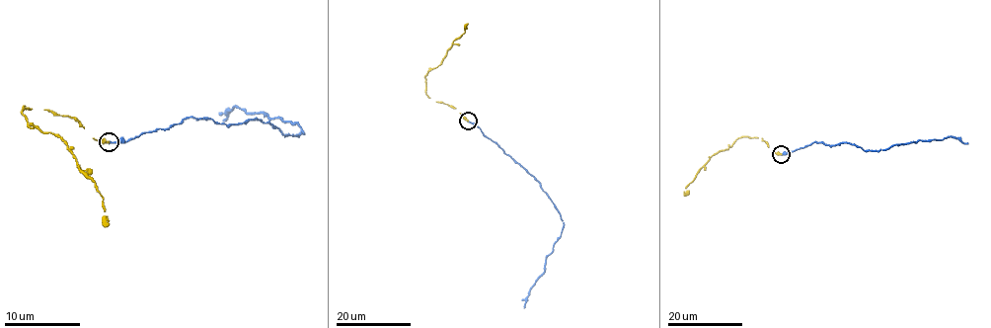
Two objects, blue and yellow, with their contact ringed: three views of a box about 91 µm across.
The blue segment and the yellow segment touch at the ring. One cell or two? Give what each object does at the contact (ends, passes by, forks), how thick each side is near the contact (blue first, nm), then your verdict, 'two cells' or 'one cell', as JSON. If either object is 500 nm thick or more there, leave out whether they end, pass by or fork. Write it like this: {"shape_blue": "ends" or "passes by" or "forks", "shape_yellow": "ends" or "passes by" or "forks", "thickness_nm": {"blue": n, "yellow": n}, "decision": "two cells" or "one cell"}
{"shape_blue": "ends", "shape_yellow": "ends", "thickness_nm": {"blue": 160, "yellow": 280}, "decision": "one cell"}

